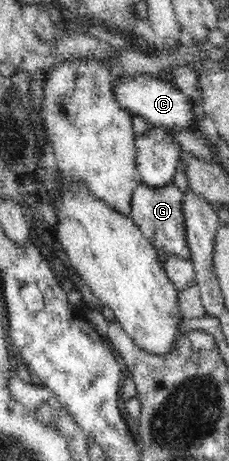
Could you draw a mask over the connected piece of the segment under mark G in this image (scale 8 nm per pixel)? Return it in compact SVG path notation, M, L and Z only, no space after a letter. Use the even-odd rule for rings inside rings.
M140 184L133 192L131 220L158 249L163 249L168 255L176 254L190 261L191 250L187 239L188 226L187 217L183 211L184 203L185 193L174 184L165 186L162 190L152 190Z

